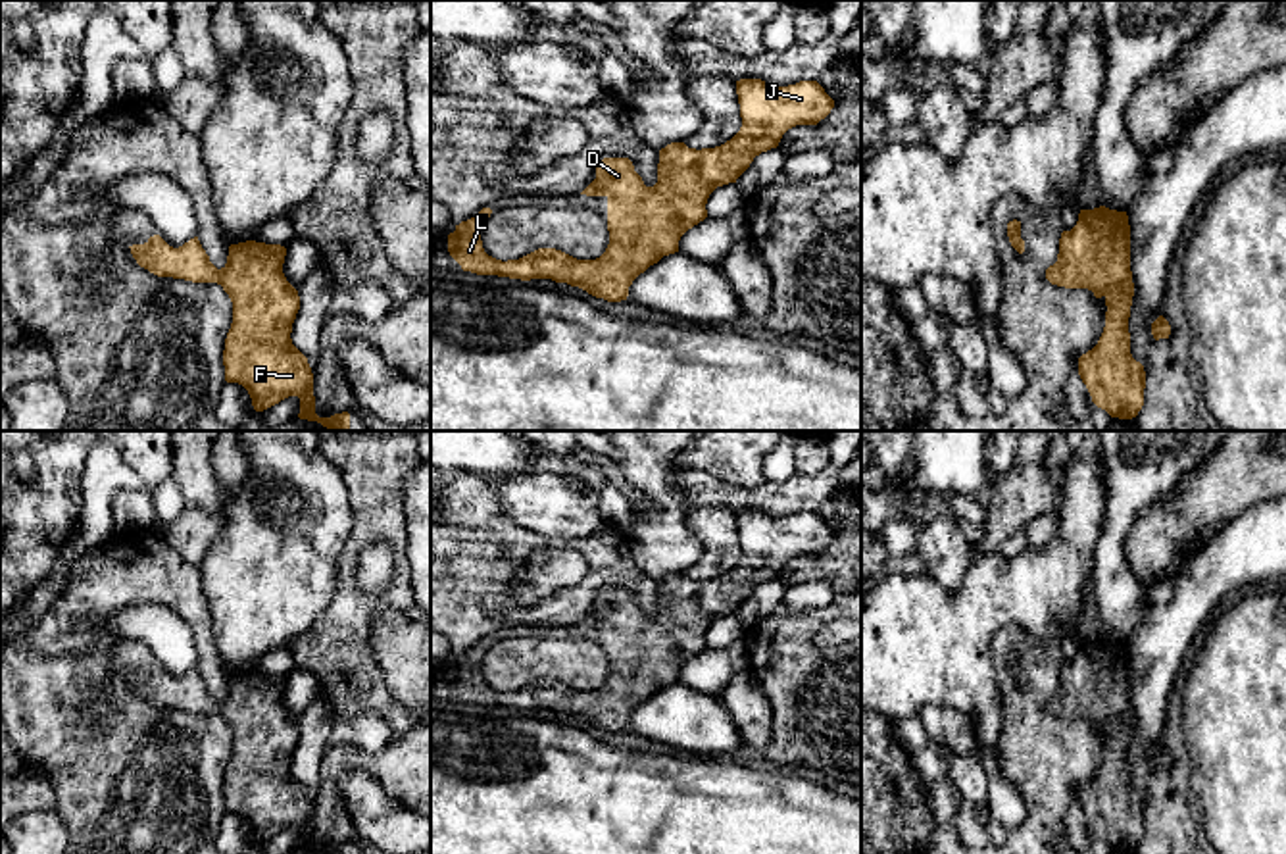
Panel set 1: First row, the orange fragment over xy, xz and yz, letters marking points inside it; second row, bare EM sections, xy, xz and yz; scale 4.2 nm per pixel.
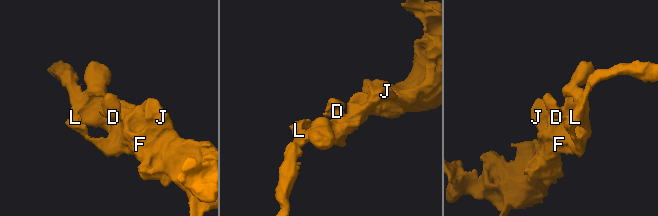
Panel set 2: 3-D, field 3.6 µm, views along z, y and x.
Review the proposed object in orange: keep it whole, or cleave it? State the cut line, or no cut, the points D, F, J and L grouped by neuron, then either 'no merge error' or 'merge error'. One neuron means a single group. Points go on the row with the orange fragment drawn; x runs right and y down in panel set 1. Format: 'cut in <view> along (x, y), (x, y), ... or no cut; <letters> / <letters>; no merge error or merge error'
no cut; D F J L; no merge error

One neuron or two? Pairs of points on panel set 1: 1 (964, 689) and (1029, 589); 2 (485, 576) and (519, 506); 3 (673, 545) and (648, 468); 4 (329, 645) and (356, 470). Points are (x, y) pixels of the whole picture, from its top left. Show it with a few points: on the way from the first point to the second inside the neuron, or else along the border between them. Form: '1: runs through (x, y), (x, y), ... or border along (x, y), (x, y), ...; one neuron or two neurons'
1: runs through (964, 662), (964, 647), (1002, 608); one neuron
2: border along (494, 483), (500, 510), (512, 522), (554, 539); two neurons
3: runs through (671, 526), (671, 508), (658, 487); one neuron
4: runs through (346, 601), (346, 558), (364, 533), (364, 514); one neuron

